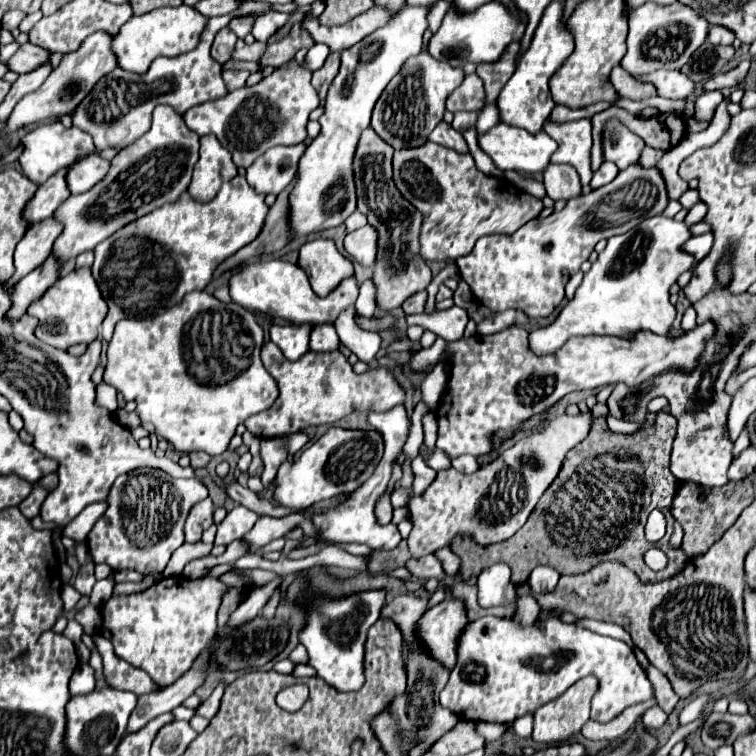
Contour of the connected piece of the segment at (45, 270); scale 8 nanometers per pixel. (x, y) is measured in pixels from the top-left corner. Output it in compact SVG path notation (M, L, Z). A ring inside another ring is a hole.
M50 254L48 260L40 264L40 268L34 268L28 276L24 276L24 280L20 280L12 292L12 308L8 316L20 318L26 314L26 308L60 278L60 266L62 264L56 264L56 256Z

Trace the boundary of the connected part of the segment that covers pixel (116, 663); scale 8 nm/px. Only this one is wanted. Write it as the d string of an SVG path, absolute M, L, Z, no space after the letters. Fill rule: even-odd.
M94 634L94 644L98 646L98 650L104 658L104 680L112 688L130 690L134 694L150 694L150 692L160 690L160 686L154 680L150 680L150 676L144 670L138 670L138 668L130 666L128 662L124 662L122 658L118 658L114 654L110 640L106 640L100 634Z

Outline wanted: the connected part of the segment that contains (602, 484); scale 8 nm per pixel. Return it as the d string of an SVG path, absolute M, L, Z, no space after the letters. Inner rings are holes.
M658 412L656 422L640 432L642 440L638 434L614 434L608 430L606 422L602 422L602 416L596 418L588 438L568 452L558 478L544 492L526 526L520 528L512 540L490 546L476 544L472 536L456 536L456 540L452 540L450 550L462 560L460 576L468 580L470 576L478 576L482 568L504 562L512 568L512 582L522 584L528 580L530 572L542 564L556 568L560 574L580 574L604 560L628 564L628 568L634 570L642 582L660 582L676 576L688 562L688 556L682 548L672 548L672 554L666 552L670 562L660 572L646 568L644 562L646 518L654 508L670 514L670 504L680 484L670 472L670 450L676 436L676 418L670 412ZM618 448L628 448L628 460L636 460L636 468L617 468L620 460L616 456ZM606 473L610 476L606 476ZM592 516L596 520L592 520L592 528L588 528L588 540L576 538L578 528L586 530L590 524L588 518ZM580 550L584 550L584 554Z

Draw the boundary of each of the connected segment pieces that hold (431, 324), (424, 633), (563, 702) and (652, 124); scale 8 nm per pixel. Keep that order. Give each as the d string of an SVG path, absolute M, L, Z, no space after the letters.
M452 306L448 310L442 312L422 312L422 314L412 314L405 316L408 326L418 324L424 330L434 332L436 336L440 336L446 342L454 342L460 340L468 322L468 314L464 308L460 306Z
M448 596L422 616L420 640L434 660L452 670L456 664L456 648L460 632L468 624L470 620L466 616L466 604L458 598Z
M586 676L572 684L564 696L558 696L556 700L544 704L536 714L534 714L534 734L531 735L535 742L540 744L550 744L558 740L566 740L568 736L580 732L584 722L590 718L590 700L598 688L598 682L594 676Z
M616 106L596 114L592 118L592 136L594 136L594 146L592 146L592 172L596 172L596 168L600 168L600 164L604 162L602 156L602 132L608 120L618 118L622 124L628 124L628 128L632 128L632 132L636 132L646 146L652 148L672 148L676 146L685 136L686 124L680 114L676 112L660 112L658 116L652 118L638 118L632 116Z

